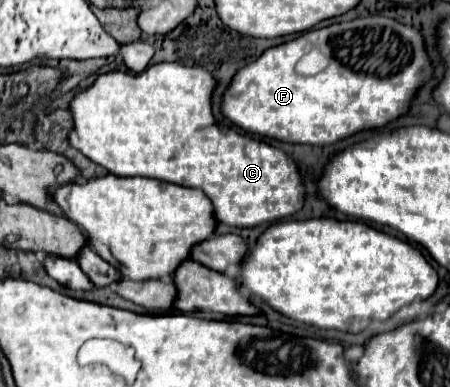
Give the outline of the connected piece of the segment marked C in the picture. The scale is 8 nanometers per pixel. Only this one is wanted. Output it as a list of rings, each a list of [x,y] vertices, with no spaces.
[[[180,63],[150,65],[140,75],[122,71],[102,73],[96,83],[88,91],[78,93],[70,105],[74,117],[70,143],[116,177],[150,177],[202,189],[214,203],[216,219],[230,227],[244,229],[276,223],[298,213],[304,207],[306,189],[296,161],[278,147],[240,135],[236,129],[224,129],[224,125],[216,121],[210,105],[216,83],[214,75],[204,67],[186,67]]]

